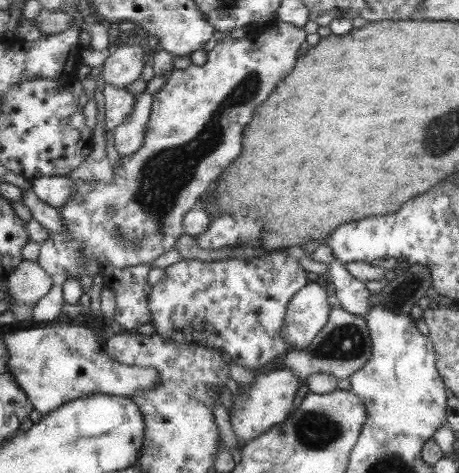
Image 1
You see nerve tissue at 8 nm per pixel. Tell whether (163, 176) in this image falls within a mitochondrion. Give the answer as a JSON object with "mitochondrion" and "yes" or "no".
{"mitochondrion":"yes"}

